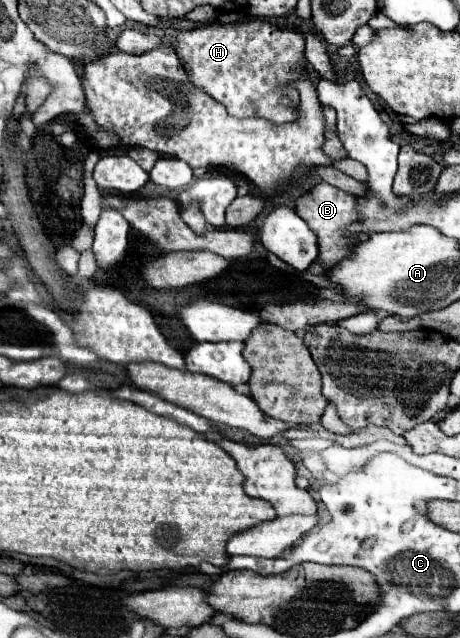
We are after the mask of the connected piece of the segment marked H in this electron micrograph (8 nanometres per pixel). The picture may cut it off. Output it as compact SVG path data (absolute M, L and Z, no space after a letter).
M269 21L207 25L181 31L173 41L189 81L223 103L233 117L261 117L273 125L291 123L299 117L297 81L307 79L305 39L299 31L279 29Z

